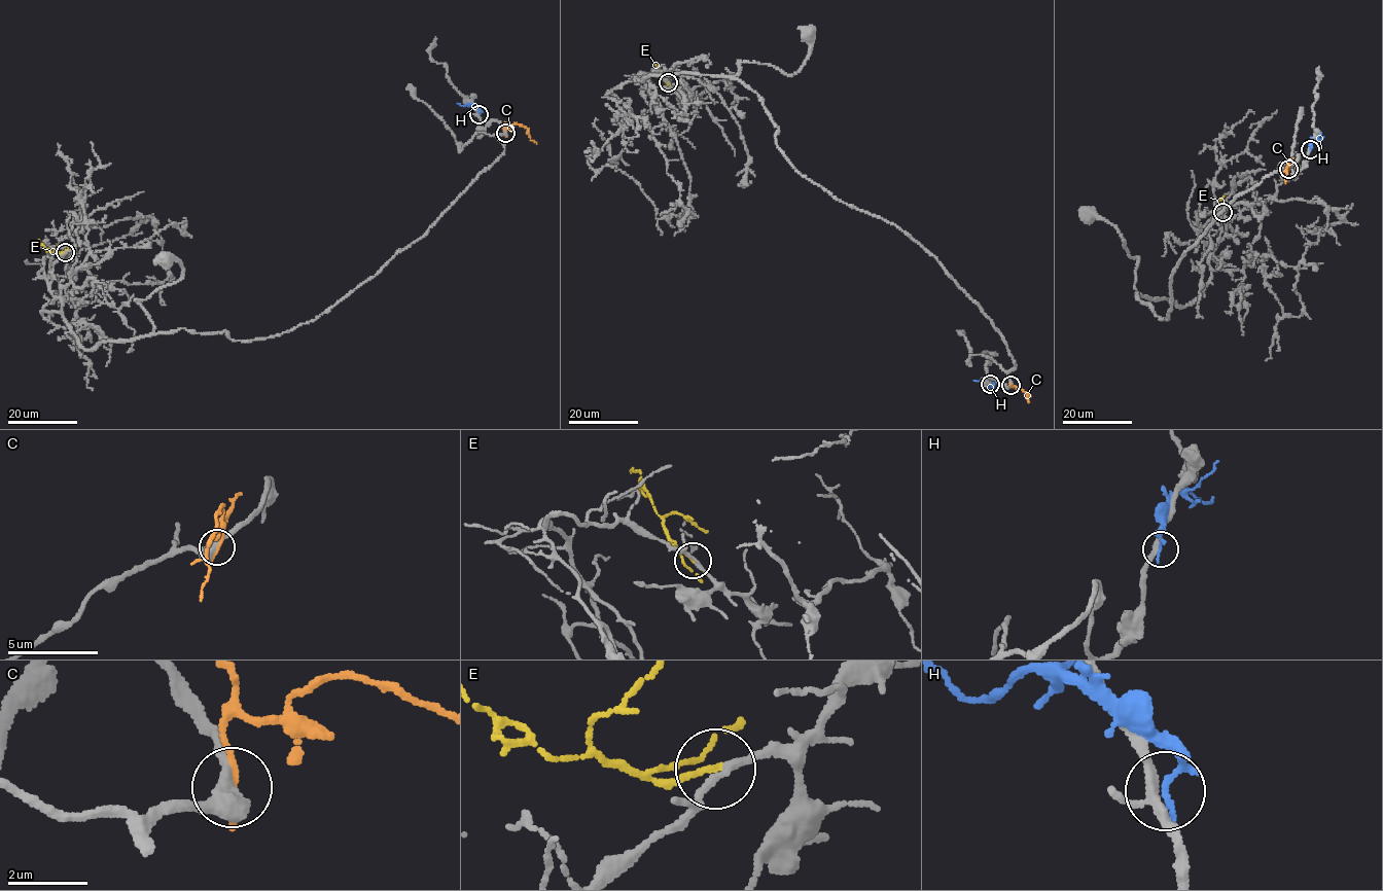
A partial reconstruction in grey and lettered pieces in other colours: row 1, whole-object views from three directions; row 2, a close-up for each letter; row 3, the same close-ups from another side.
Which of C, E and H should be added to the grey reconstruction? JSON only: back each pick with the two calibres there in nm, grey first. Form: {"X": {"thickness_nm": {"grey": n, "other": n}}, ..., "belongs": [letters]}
{"E": {"thickness_nm": {"grey": 170, "other": 150}}, "belongs": ["E"]}

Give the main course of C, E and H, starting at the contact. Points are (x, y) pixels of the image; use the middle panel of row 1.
C: (1011, 385), (1024, 391), (1028, 401)
E: (668, 82), (655, 66)
H: (989, 384), (988, 381), (973, 380)

